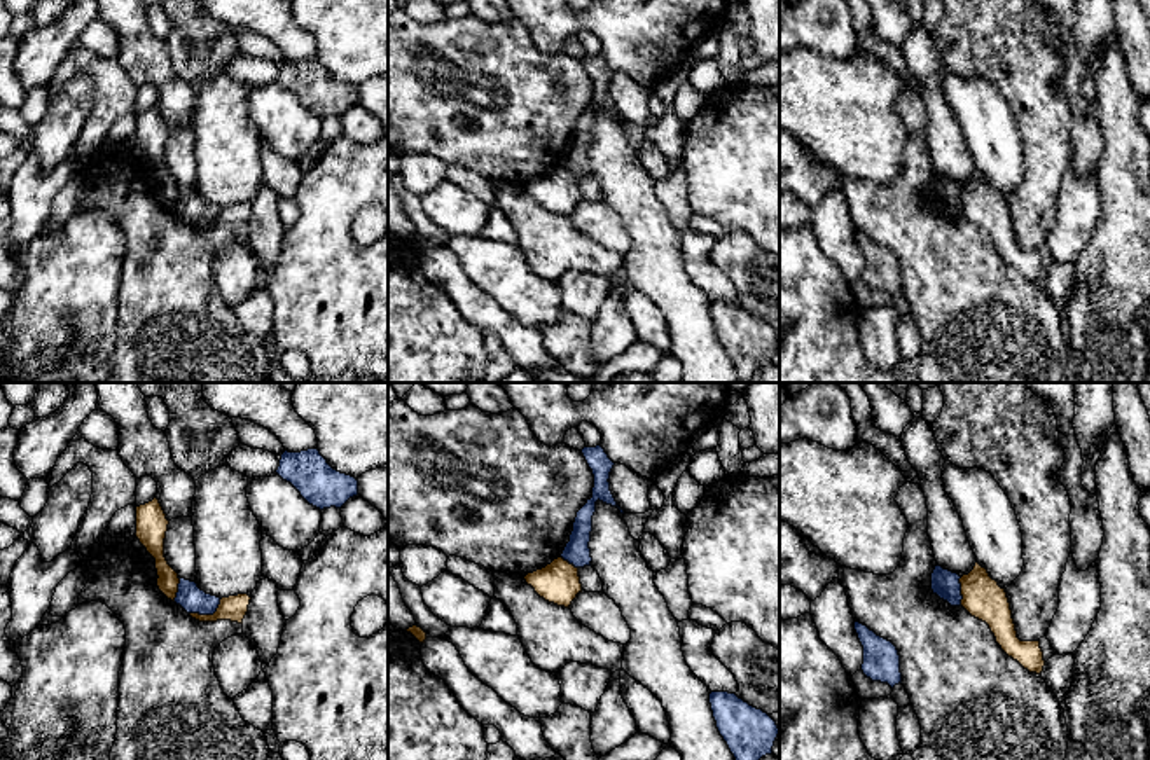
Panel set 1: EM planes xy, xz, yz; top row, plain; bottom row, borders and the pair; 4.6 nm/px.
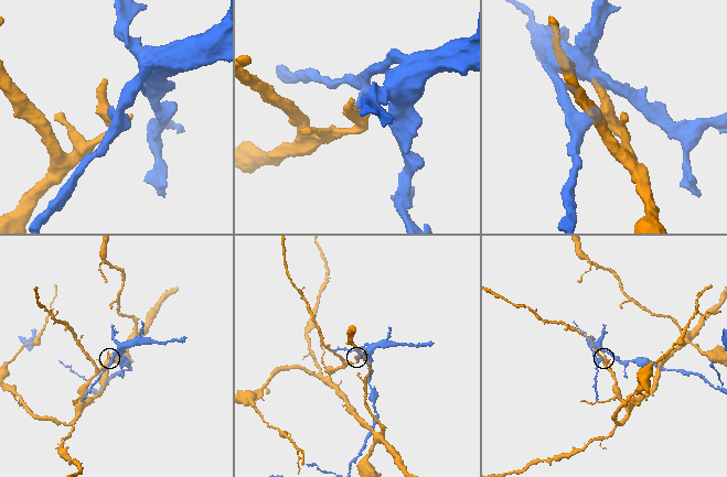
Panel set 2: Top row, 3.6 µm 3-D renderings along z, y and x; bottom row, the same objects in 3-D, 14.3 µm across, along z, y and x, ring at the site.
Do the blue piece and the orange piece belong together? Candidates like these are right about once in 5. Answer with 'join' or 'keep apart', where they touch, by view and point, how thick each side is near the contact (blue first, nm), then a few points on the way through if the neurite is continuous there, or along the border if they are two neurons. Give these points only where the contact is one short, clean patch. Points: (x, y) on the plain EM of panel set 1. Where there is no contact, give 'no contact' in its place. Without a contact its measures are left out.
keep apart; contact xy (207, 222); calibres 120 and 120 nm; border xy (221, 208), (212, 222), (189, 222)

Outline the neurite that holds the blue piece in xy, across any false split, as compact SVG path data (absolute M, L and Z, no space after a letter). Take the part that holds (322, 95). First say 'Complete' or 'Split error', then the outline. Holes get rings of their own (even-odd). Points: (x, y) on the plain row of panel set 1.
Complete. M318 58L285 59L276 82L290 91L309 114L320 119L341 117L350 107L358 103L358 89L334 79Z

